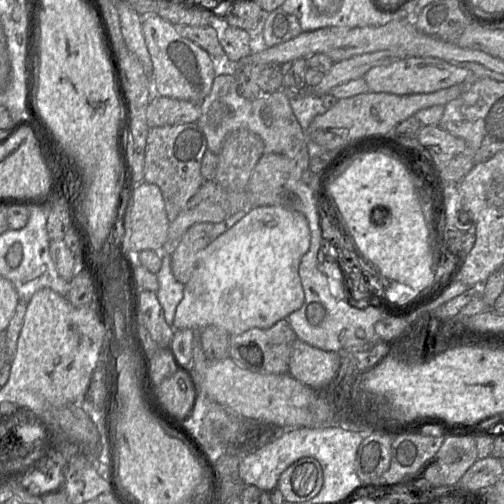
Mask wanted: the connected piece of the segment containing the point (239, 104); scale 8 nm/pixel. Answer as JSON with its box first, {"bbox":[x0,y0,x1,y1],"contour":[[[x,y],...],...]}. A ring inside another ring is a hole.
{"bbox":[197,71,306,158],"contour":[[[231,71],[216,75],[210,93],[200,102],[200,116],[197,120],[202,129],[208,150],[219,154],[226,136],[238,128],[247,128],[258,134],[264,142],[264,153],[276,153],[294,158],[306,145],[306,131],[298,123],[290,106],[286,88],[277,90],[255,100],[239,95],[236,81]]]}

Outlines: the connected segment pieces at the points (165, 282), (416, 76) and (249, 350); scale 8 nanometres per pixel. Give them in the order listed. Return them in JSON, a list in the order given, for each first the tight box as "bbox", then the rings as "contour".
[{"bbox":[156,253,184,326],"contour":[[[161,253],[162,266],[156,274],[159,289],[156,292],[157,299],[163,309],[166,323],[172,326],[175,311],[183,298],[184,285],[176,280],[171,268],[171,255]]]},{"bbox":[363,57,472,95],"contour":[[[407,57],[389,65],[373,67],[363,76],[369,91],[396,95],[432,93],[471,78],[472,75],[467,69],[433,57]]]},{"bbox":[229,319,297,373],"contour":[[[281,319],[267,329],[252,328],[236,336],[230,336],[229,357],[241,366],[259,373],[288,373],[292,344],[297,335],[289,321]]]}]

